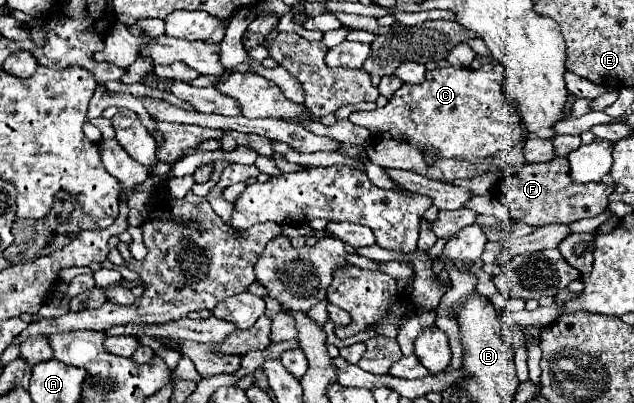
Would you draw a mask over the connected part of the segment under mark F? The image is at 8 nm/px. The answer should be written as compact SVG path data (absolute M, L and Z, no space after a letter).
M554 157L552 161L546 161L546 163L526 163L524 167L520 167L520 171L516 175L504 179L500 183L500 201L506 205L512 219L542 227L542 225L550 225L550 223L574 223L574 221L584 219L584 217L600 215L608 207L608 195L612 191L614 191L614 187L606 187L604 183L586 183L586 185L570 183L566 159Z

